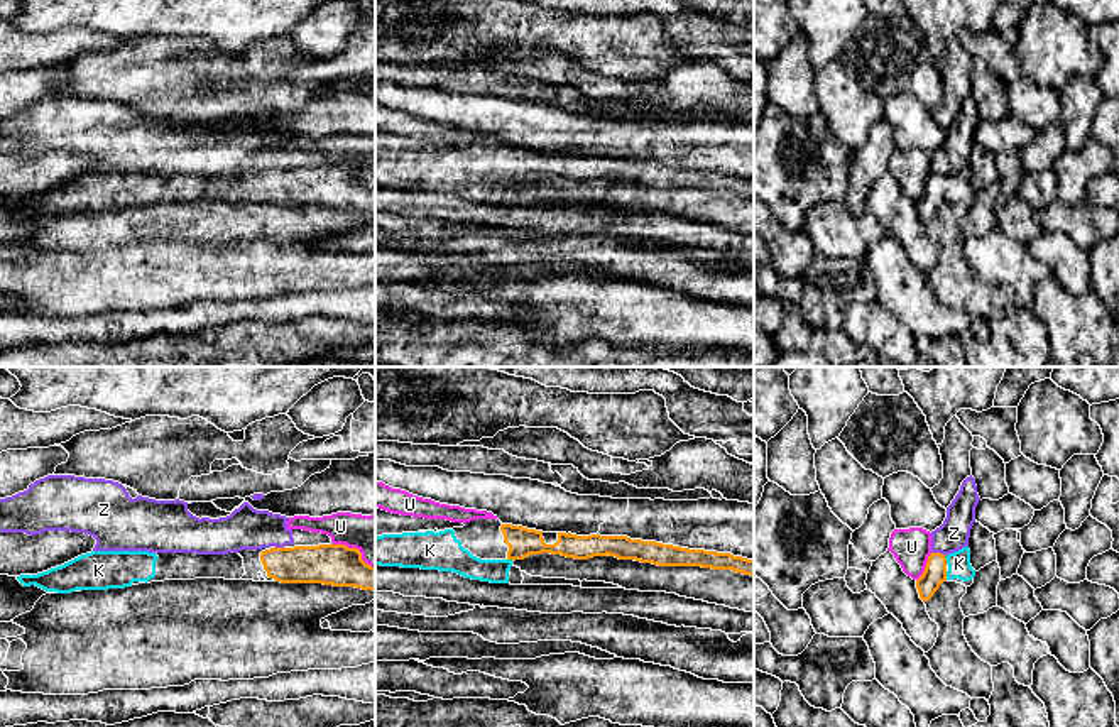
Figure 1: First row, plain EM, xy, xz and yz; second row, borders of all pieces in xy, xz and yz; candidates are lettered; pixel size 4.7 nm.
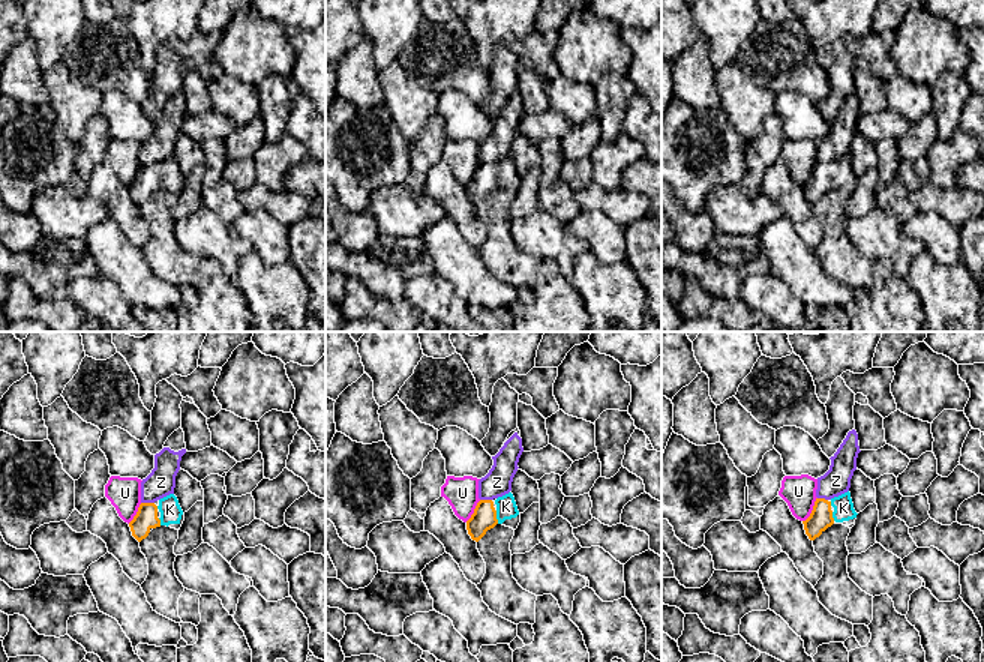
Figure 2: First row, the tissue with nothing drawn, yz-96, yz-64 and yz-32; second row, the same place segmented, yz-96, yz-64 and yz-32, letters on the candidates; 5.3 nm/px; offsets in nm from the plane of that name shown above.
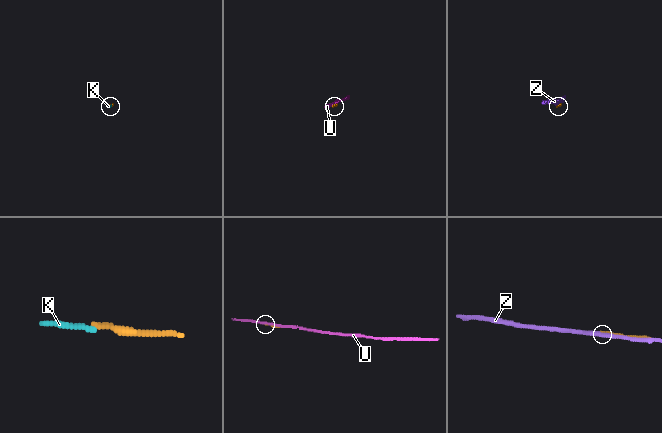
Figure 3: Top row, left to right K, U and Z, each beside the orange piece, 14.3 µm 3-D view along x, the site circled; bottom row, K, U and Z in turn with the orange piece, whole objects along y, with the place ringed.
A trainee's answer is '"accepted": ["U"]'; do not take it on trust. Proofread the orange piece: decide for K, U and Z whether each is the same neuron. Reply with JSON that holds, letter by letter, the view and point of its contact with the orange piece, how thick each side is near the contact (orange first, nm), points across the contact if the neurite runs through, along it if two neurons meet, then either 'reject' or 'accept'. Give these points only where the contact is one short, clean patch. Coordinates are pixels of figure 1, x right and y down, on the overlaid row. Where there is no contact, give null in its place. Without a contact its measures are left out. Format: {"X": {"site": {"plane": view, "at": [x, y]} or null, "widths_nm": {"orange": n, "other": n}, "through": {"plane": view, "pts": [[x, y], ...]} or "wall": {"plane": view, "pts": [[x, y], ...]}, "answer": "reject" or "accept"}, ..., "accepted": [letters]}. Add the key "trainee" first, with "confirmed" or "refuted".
{"trainee": "refuted", "K": {"site": {"plane": "yz", "at": [945, 560]}, "widths_nm": {"orange": 110, "other": 110}, "answer": "accept"}, "U": {"site": {"plane": "yz", "at": [925, 567]}, "widths_nm": {"orange": 110, "other": 180}, "answer": "reject"}, "Z": {"site": {"plane": "yz", "at": [938, 553]}, "widths_nm": {"orange": 110, "other": 150}, "answer": "reject"}, "accepted": ["K"]}

